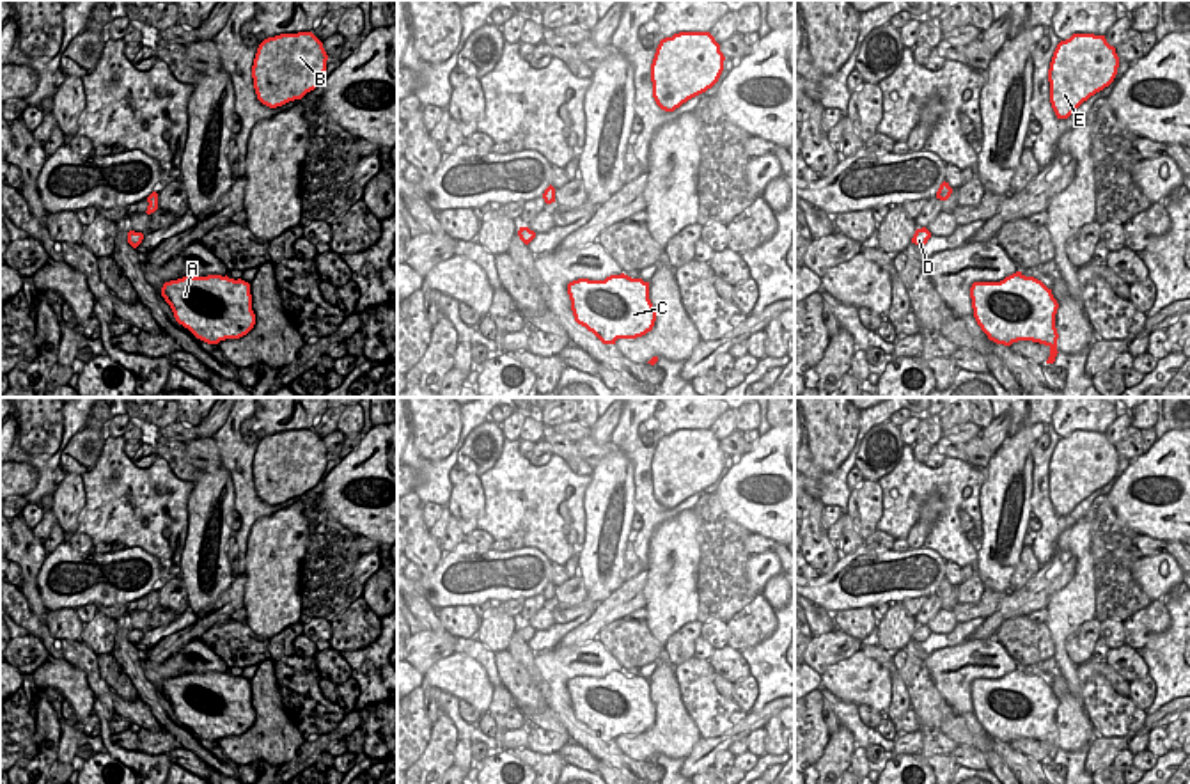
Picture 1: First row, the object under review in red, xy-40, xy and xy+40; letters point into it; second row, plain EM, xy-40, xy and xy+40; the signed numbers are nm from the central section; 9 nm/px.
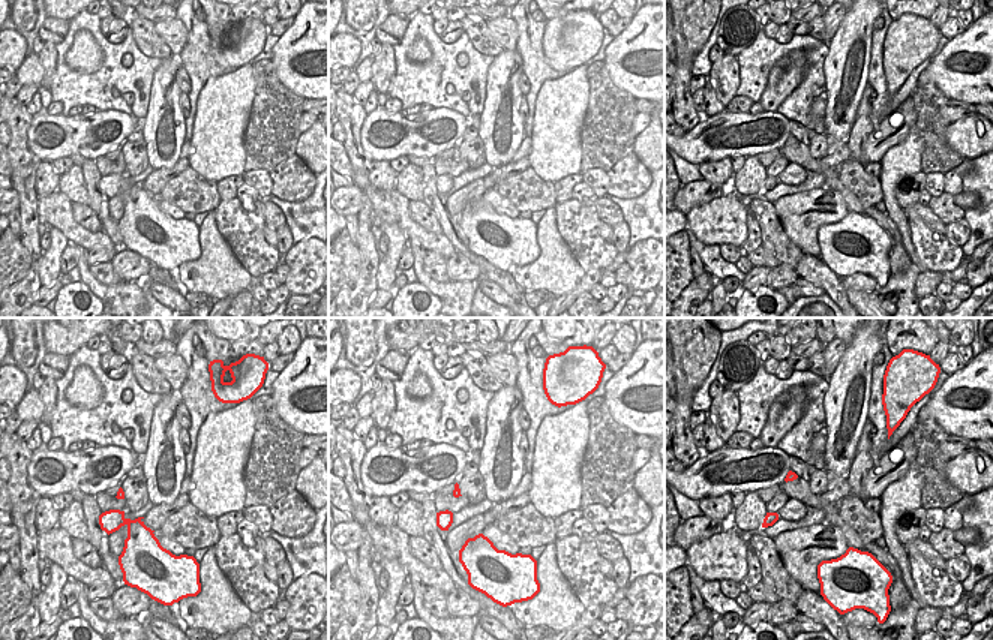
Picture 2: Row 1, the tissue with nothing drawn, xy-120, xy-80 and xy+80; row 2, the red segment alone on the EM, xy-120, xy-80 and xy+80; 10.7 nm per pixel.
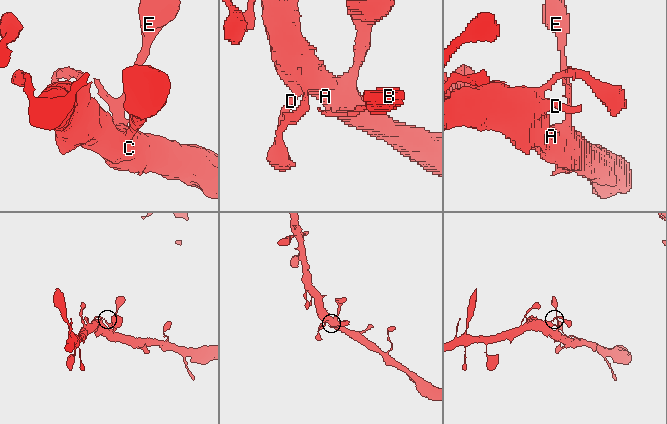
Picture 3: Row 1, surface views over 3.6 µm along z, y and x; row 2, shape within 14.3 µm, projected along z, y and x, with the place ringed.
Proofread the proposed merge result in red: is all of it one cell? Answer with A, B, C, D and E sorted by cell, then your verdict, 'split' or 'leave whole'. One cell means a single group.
A B C D E; leave whole

